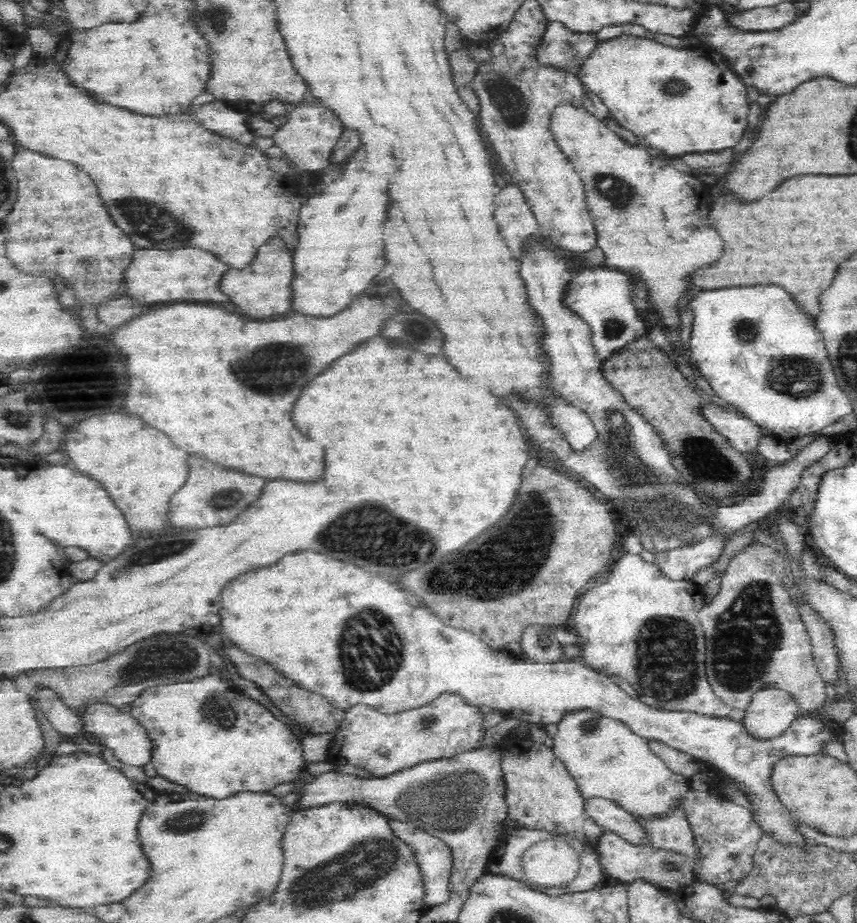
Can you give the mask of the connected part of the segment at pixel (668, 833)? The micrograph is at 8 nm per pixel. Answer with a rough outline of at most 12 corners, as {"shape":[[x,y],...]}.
{"shape":[[684,810],[635,820],[652,836],[650,846],[683,855],[698,853]]}

